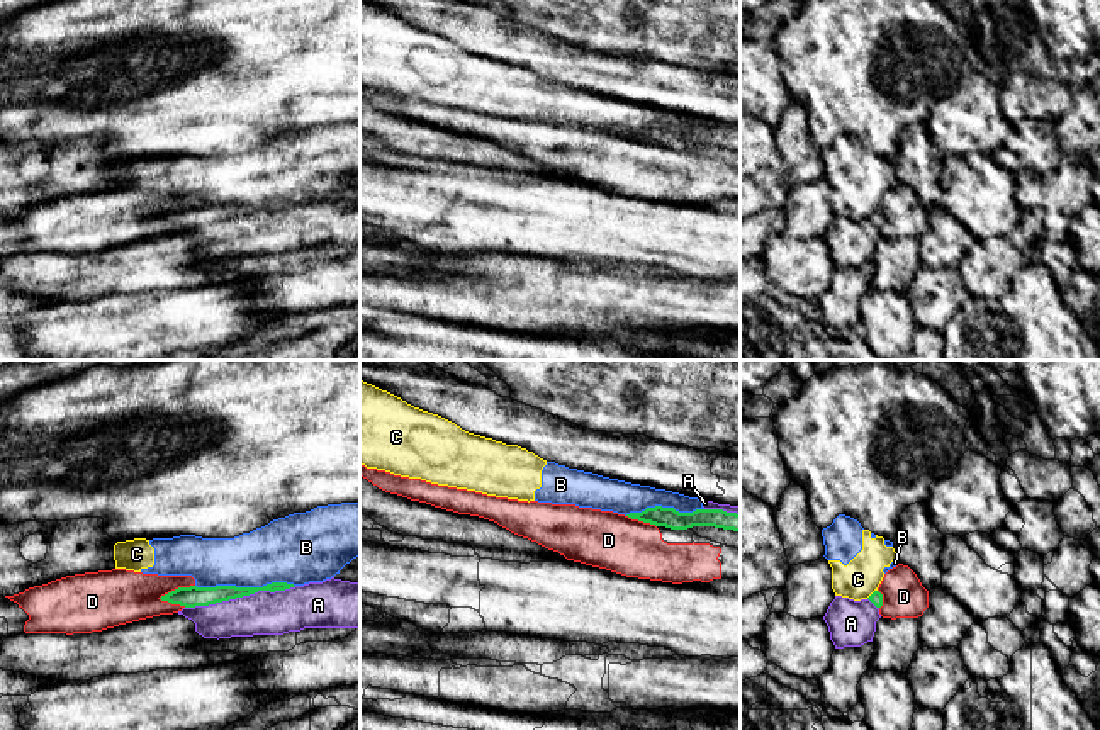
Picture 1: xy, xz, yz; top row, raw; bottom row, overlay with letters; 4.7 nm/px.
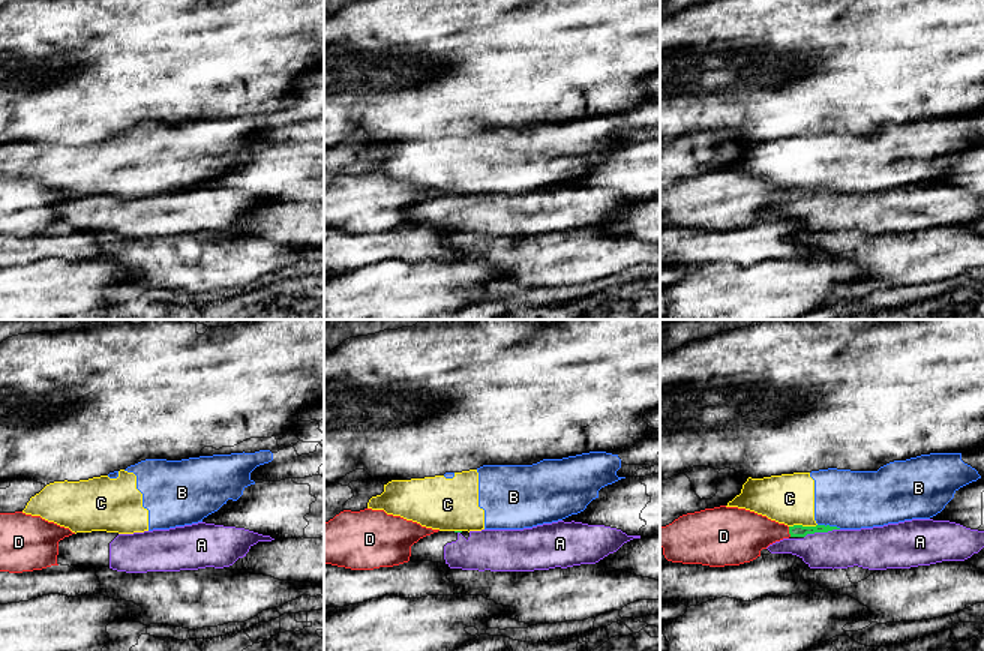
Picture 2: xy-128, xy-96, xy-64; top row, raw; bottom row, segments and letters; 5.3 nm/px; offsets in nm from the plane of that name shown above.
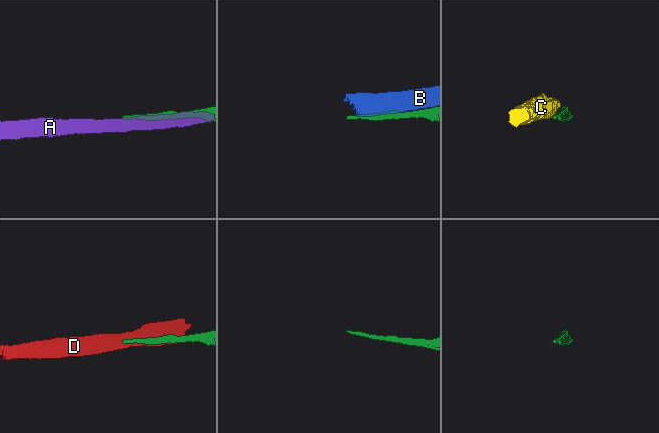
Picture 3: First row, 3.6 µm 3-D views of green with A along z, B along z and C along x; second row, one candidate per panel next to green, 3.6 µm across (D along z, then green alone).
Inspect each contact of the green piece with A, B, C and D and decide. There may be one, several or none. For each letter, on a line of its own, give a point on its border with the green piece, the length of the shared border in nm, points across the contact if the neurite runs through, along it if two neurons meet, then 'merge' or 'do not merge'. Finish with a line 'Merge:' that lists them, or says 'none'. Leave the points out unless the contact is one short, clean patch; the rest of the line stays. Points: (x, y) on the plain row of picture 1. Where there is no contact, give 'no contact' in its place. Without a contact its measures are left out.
A: xy (240, 216) | 550 nm | merge
B: xy (245, 207) | 480 nm | do not merge
C: yz (873, 213) | 70 nm | along yz (876, 209), (866, 218) | do not merge
D: xy (175, 209) | 190 nm | do not merge
Merge: A

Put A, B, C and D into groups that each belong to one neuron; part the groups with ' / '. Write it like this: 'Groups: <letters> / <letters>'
Groups: A / B C / D

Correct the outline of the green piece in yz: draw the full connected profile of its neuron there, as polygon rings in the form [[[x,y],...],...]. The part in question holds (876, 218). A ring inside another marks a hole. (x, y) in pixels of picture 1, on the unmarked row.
[[[879,211],[861,221],[835,216],[823,236],[835,268],[873,261],[881,226],[883,214]]]

